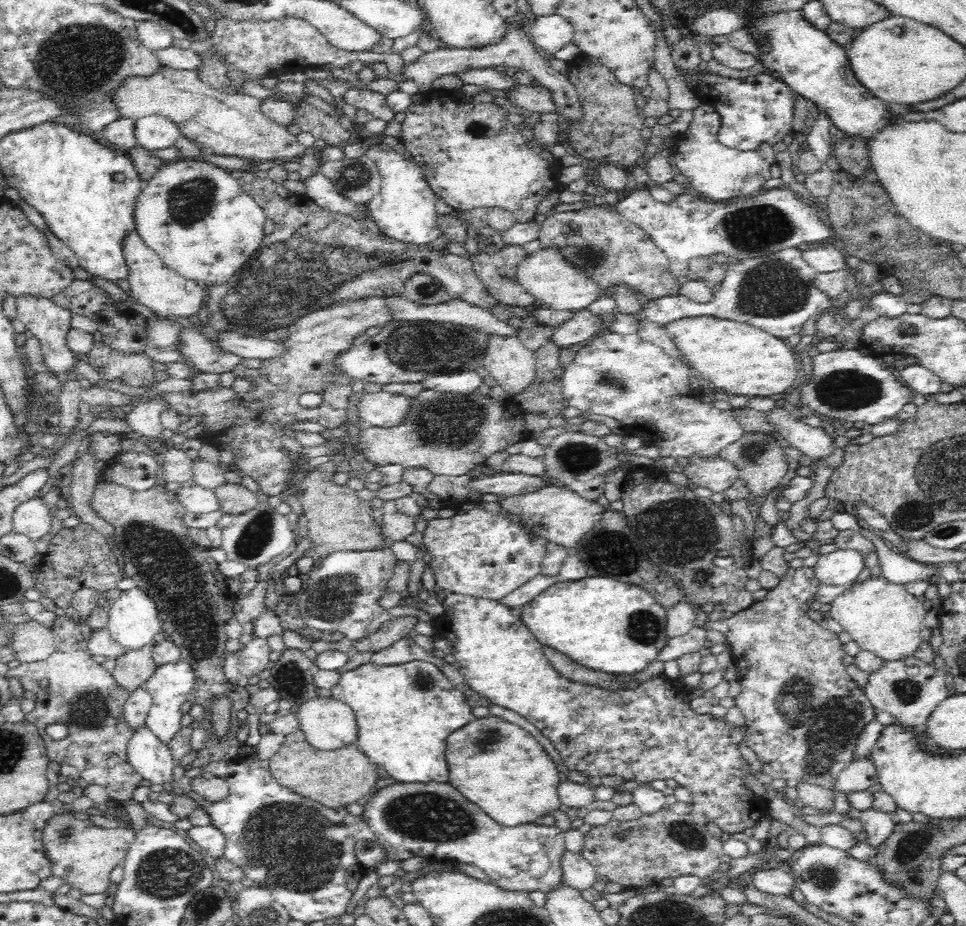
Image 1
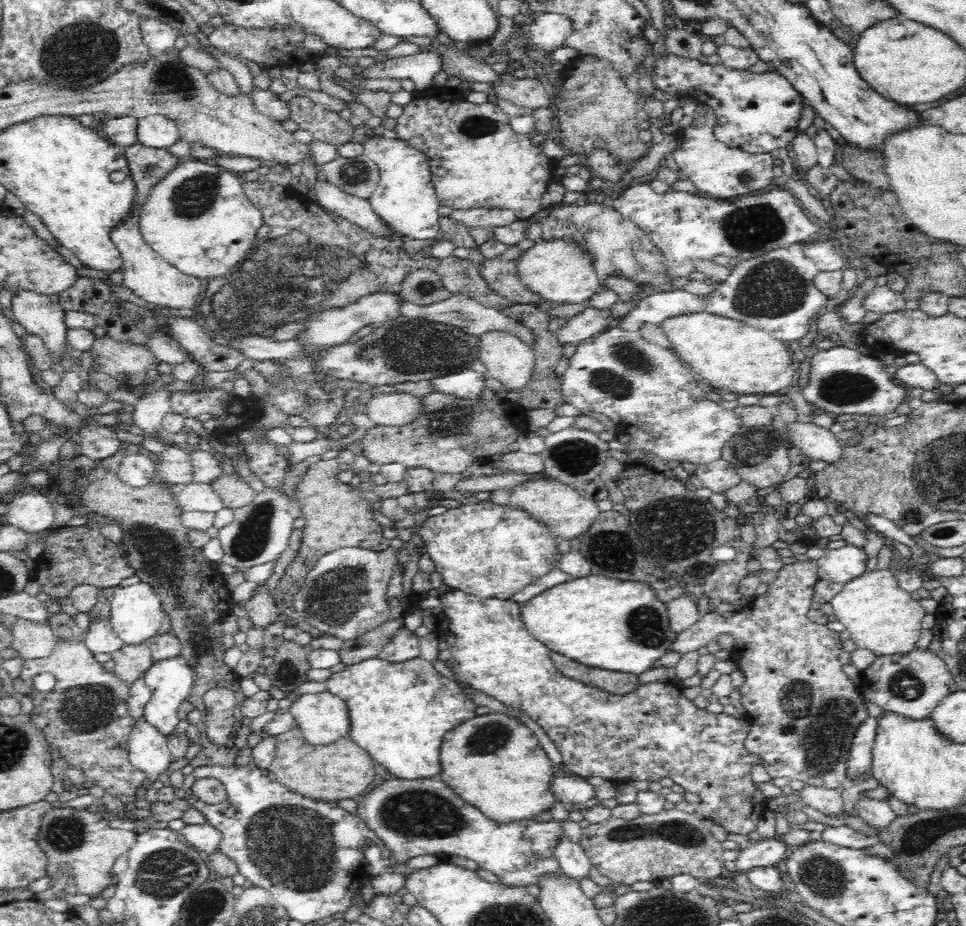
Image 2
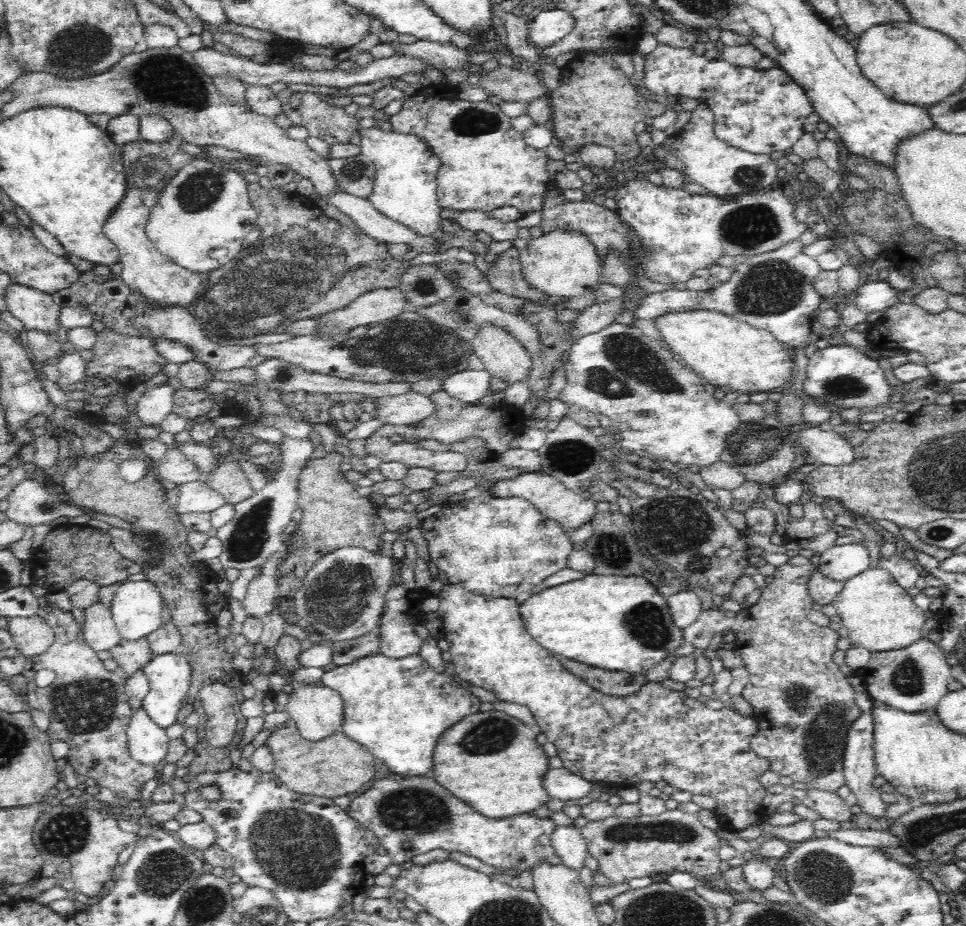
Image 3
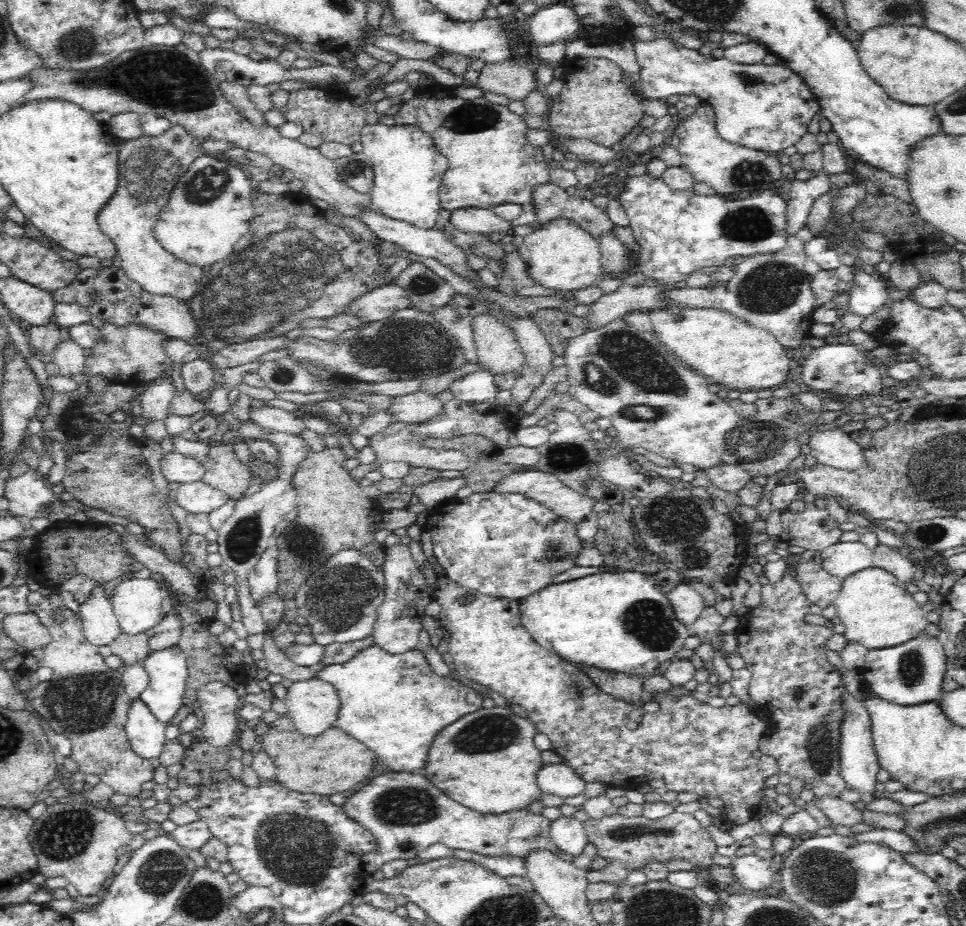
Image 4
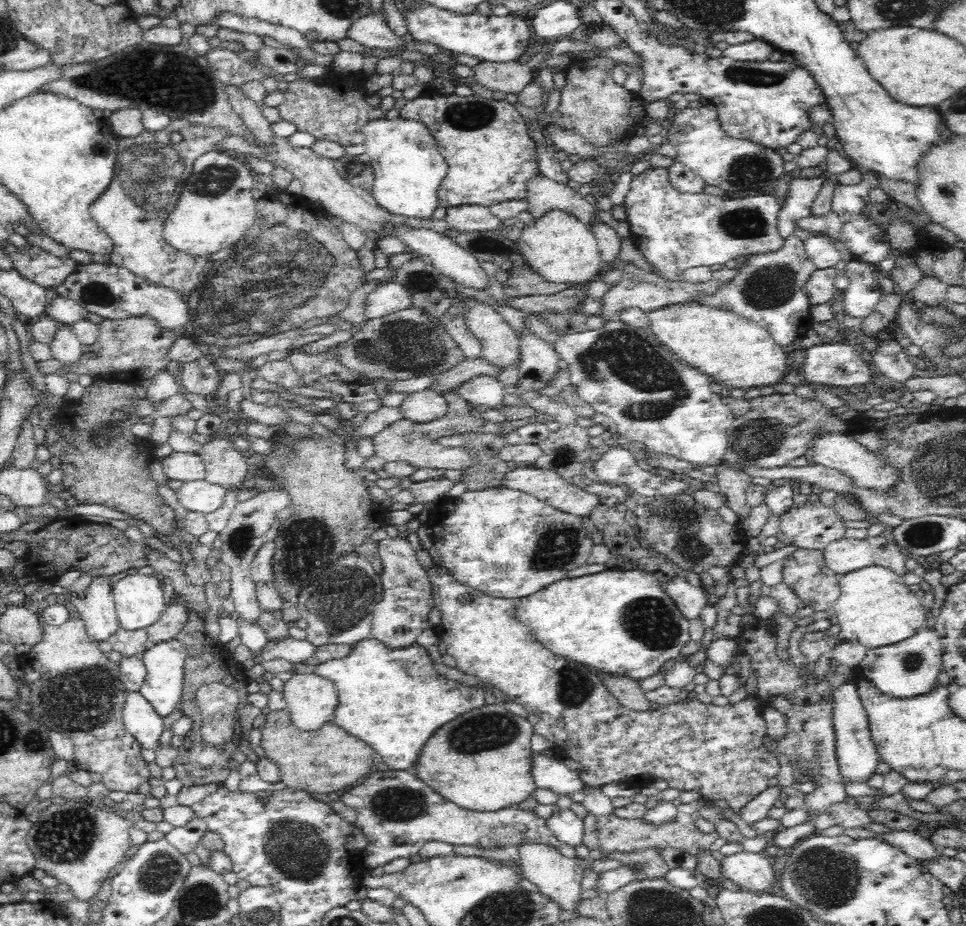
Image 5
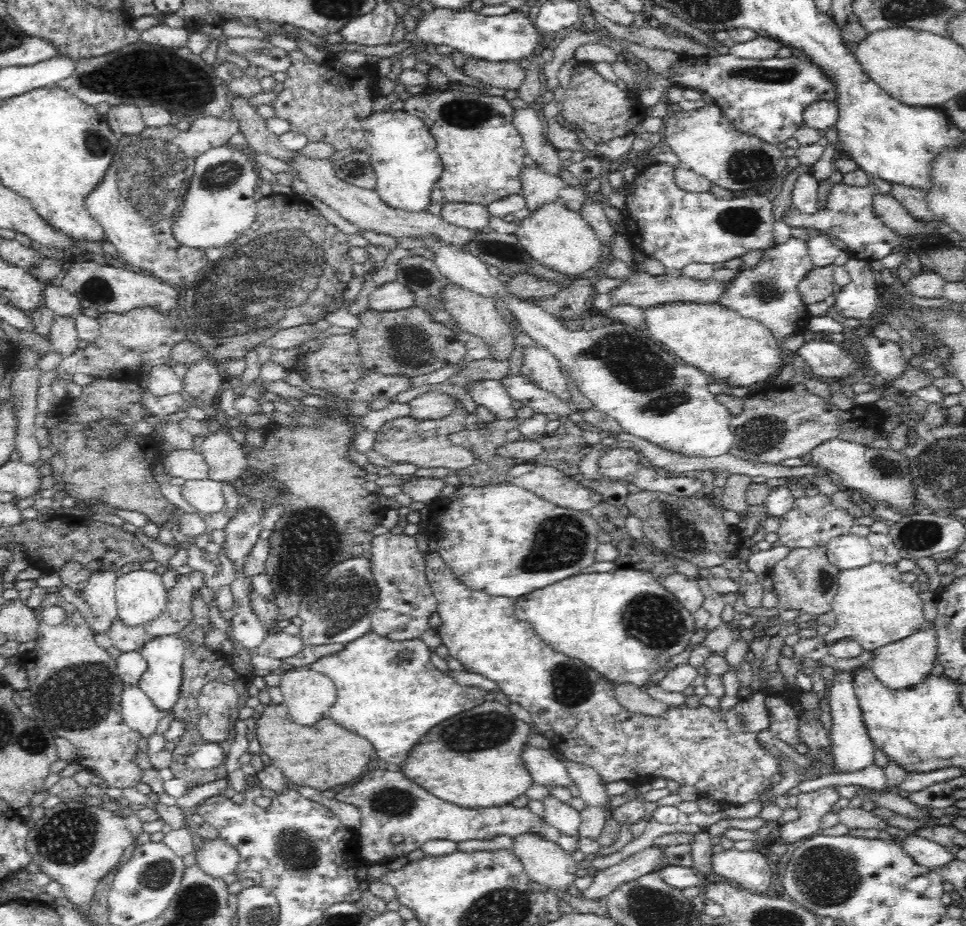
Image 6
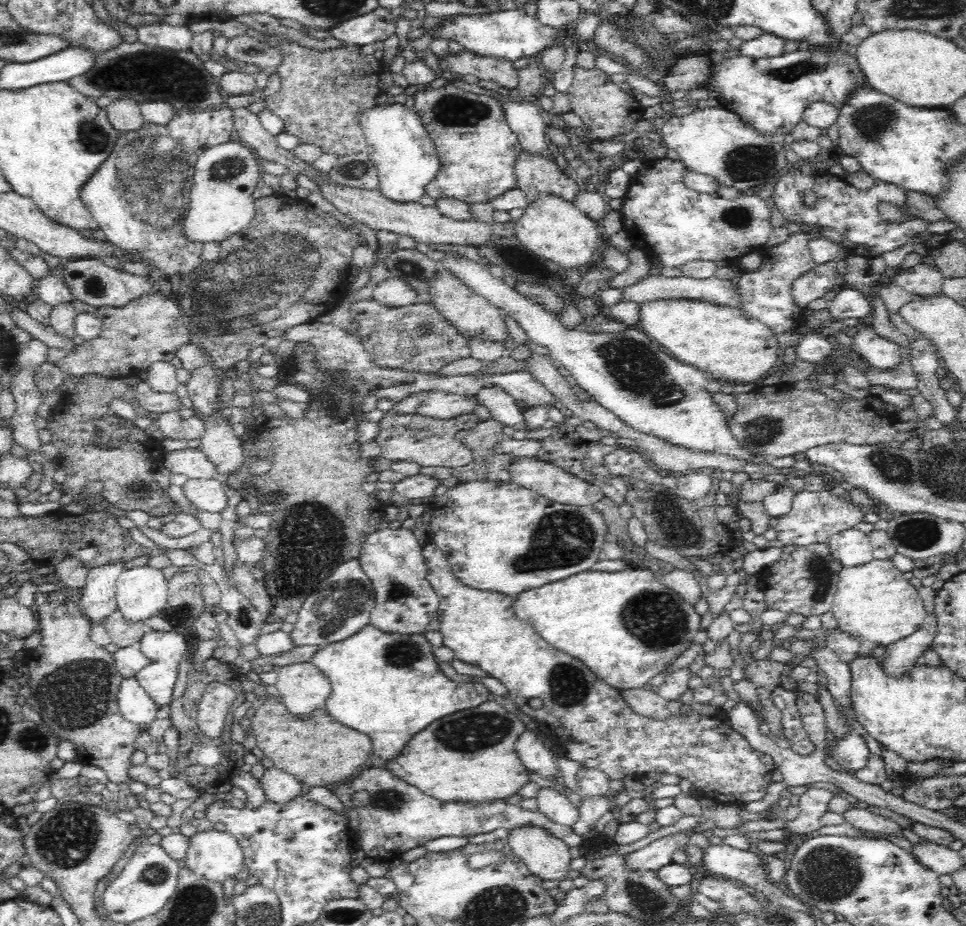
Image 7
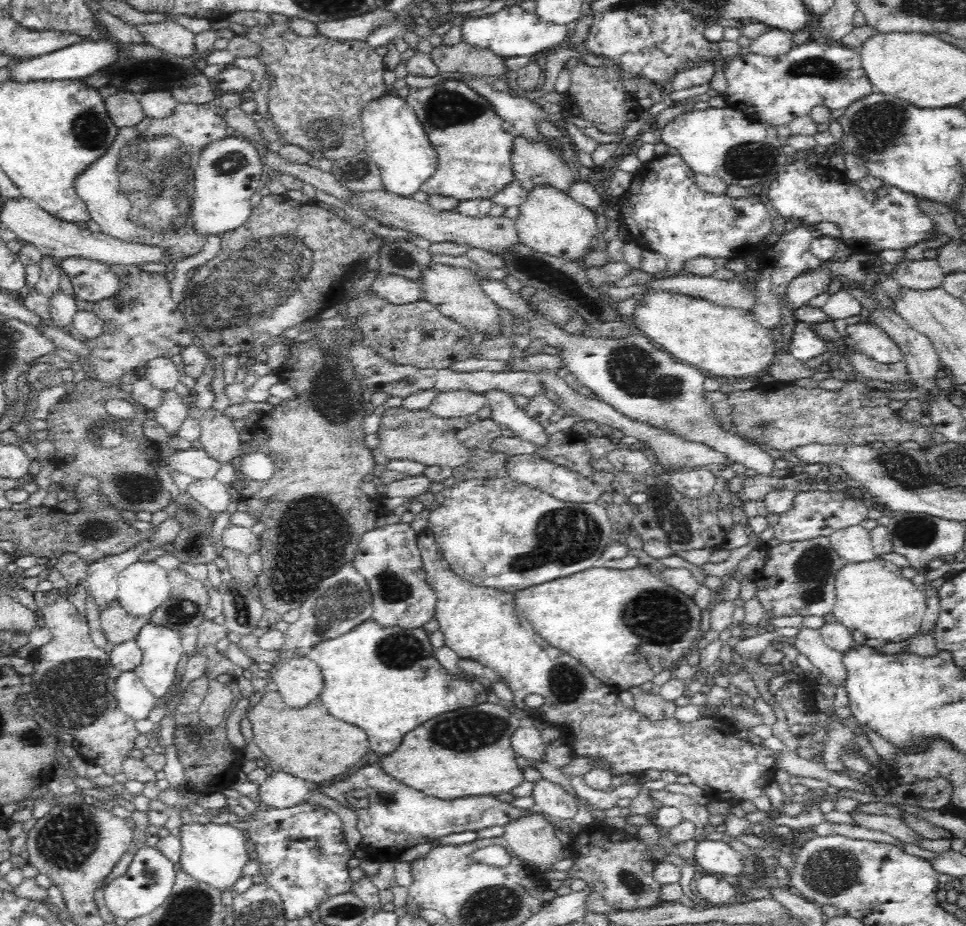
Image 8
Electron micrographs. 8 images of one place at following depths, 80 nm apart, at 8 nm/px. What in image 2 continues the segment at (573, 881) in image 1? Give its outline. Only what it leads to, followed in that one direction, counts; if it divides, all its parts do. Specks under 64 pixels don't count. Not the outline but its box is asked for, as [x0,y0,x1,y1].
[554,835,592,882]

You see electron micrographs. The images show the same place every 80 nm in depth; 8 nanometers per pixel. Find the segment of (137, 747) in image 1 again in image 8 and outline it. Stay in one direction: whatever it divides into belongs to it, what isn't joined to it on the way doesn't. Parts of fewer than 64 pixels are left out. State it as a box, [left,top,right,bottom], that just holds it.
[115,671,157,721]

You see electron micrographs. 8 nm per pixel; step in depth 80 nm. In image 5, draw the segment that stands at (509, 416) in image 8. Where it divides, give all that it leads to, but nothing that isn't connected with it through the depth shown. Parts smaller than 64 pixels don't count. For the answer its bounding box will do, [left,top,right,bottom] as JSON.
[456,375,507,409]

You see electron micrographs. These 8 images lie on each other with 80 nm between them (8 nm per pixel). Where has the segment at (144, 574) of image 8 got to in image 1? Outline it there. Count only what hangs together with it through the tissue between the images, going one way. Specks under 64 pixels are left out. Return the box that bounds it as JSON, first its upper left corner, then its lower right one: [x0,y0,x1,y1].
[106,588,162,651]

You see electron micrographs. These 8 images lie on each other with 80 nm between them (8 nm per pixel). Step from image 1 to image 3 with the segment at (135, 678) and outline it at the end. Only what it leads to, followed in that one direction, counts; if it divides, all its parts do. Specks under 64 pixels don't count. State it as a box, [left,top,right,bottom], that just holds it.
[111,638,153,680]

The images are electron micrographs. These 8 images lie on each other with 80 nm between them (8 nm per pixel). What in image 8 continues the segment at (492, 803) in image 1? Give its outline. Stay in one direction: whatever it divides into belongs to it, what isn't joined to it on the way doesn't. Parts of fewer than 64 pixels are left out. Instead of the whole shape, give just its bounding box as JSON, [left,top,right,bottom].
[381,702,524,800]

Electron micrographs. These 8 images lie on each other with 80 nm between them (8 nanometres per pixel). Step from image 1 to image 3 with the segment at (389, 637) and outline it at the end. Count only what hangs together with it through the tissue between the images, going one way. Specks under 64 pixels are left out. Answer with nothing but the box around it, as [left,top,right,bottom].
[330,629,382,667]

